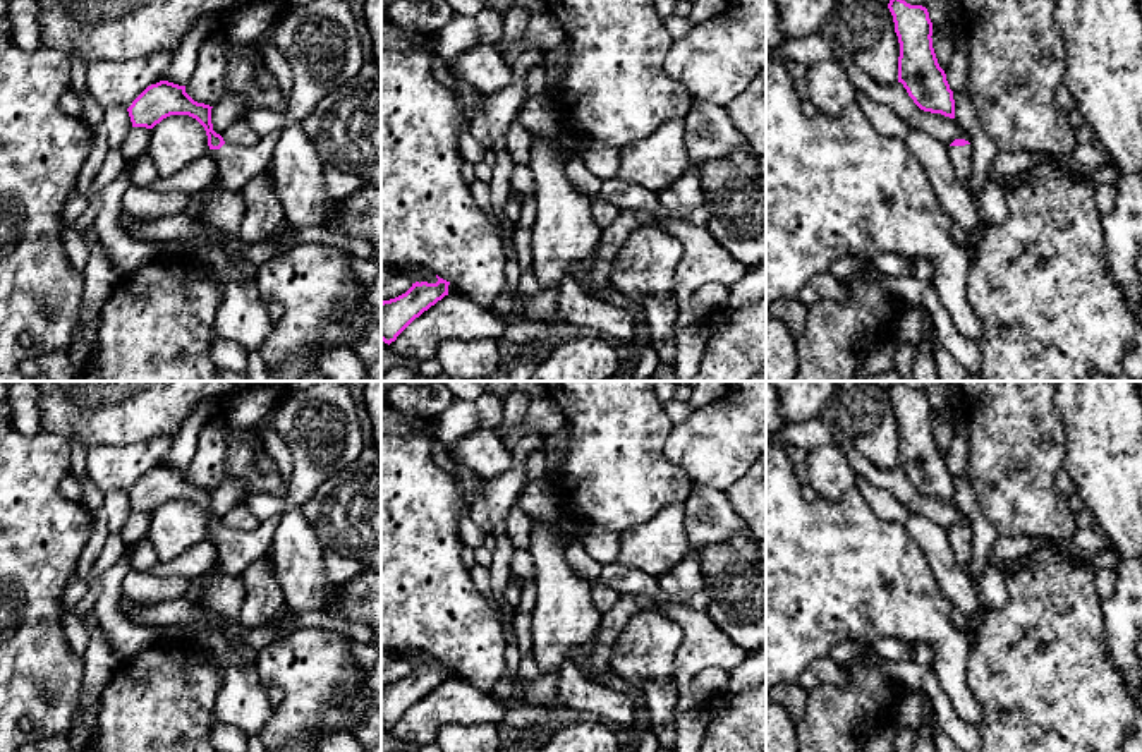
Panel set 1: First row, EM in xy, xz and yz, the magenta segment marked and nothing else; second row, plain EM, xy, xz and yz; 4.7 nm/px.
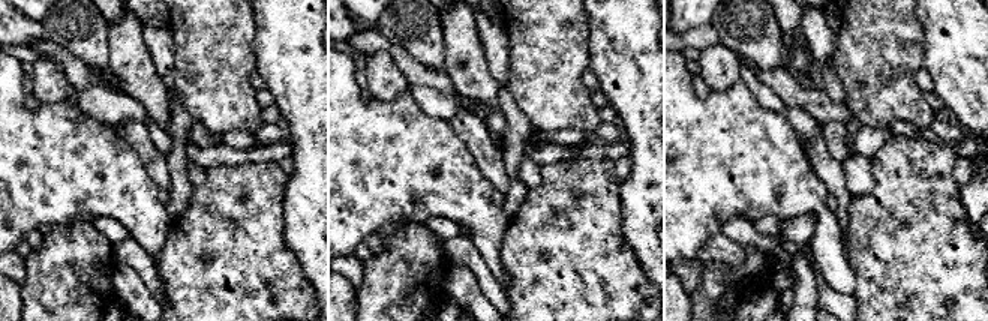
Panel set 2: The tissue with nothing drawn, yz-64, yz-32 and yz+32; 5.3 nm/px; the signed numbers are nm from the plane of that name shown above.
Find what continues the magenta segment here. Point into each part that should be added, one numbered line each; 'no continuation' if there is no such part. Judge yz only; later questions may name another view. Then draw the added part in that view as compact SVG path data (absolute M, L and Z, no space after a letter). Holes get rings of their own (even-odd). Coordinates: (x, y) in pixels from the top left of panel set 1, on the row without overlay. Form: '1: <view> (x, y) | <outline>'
1: yz (960, 541) | M948 531L950 546L962 568L969 570L972 561L972 532L965 531Z

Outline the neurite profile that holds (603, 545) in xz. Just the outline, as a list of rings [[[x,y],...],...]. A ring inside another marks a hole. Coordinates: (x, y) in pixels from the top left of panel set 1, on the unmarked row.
[[[592,527],[582,539],[584,549],[592,556],[601,567],[618,561],[620,537],[618,534]]]

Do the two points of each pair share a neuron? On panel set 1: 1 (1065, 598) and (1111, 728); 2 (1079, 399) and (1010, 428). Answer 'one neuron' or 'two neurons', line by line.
1: one neuron
2: two neurons

